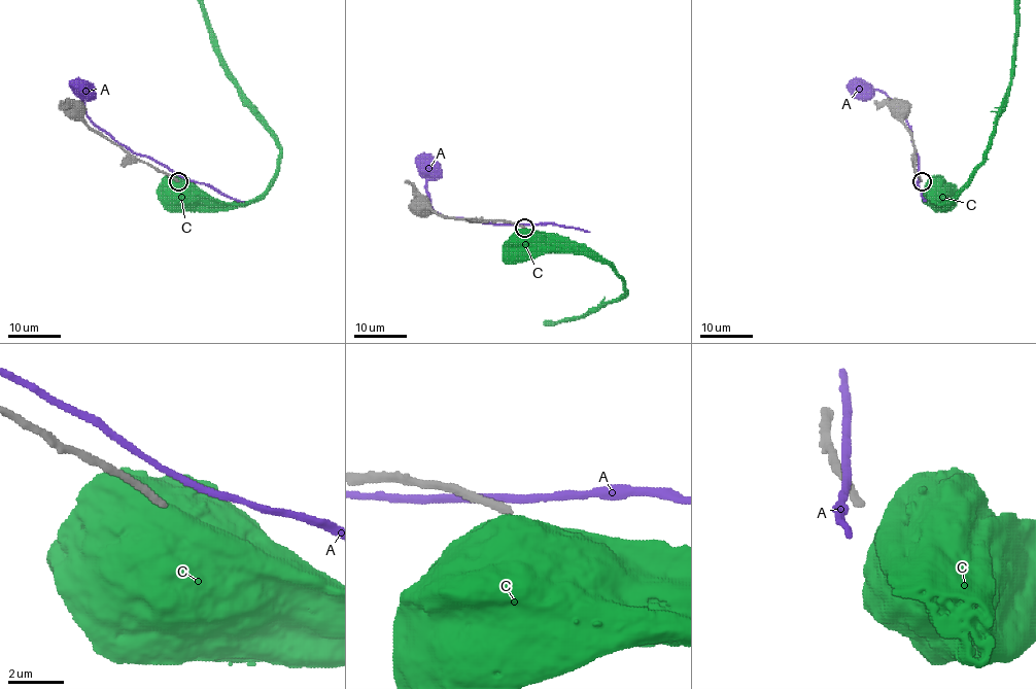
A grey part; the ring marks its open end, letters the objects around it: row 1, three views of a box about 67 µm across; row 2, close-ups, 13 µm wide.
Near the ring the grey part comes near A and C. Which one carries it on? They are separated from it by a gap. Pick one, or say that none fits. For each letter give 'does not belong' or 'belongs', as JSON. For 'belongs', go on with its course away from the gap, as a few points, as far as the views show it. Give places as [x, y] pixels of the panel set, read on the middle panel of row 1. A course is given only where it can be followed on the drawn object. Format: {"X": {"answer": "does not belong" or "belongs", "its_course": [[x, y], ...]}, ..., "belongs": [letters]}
{"A": {"answer": "does not belong"}, "C": {"answer": "does not belong"}, "belongs": []}

